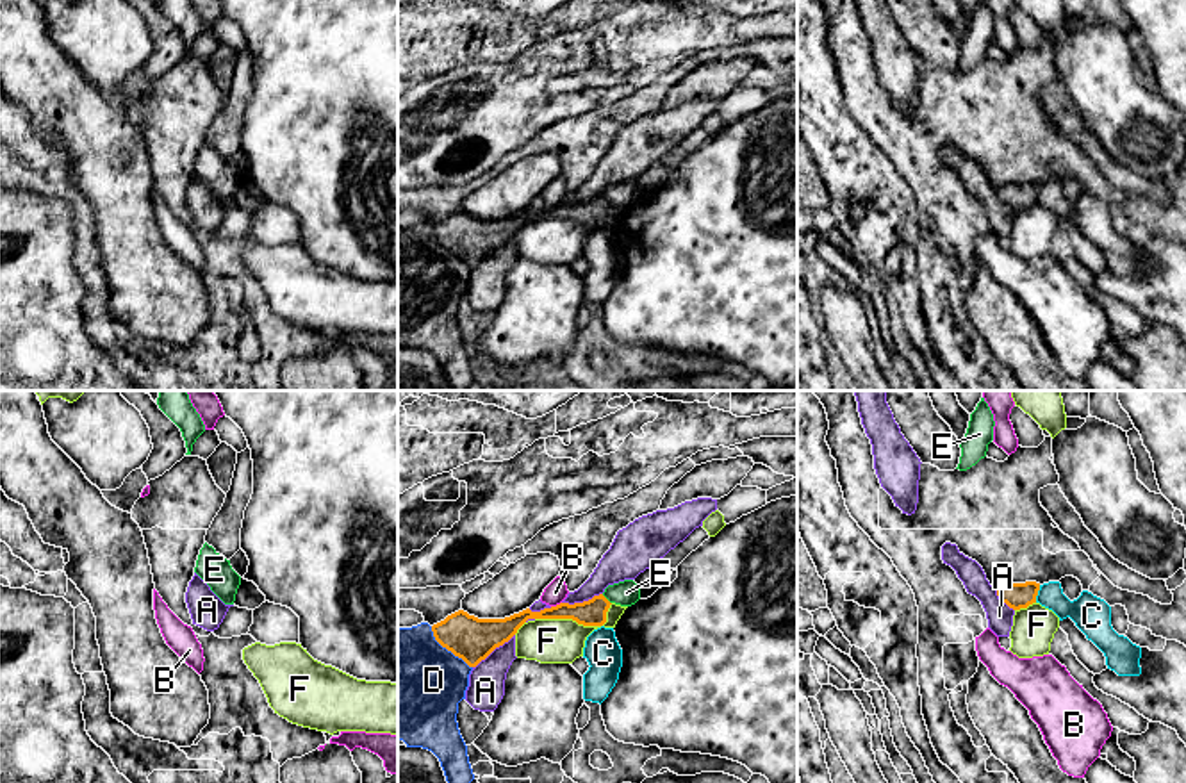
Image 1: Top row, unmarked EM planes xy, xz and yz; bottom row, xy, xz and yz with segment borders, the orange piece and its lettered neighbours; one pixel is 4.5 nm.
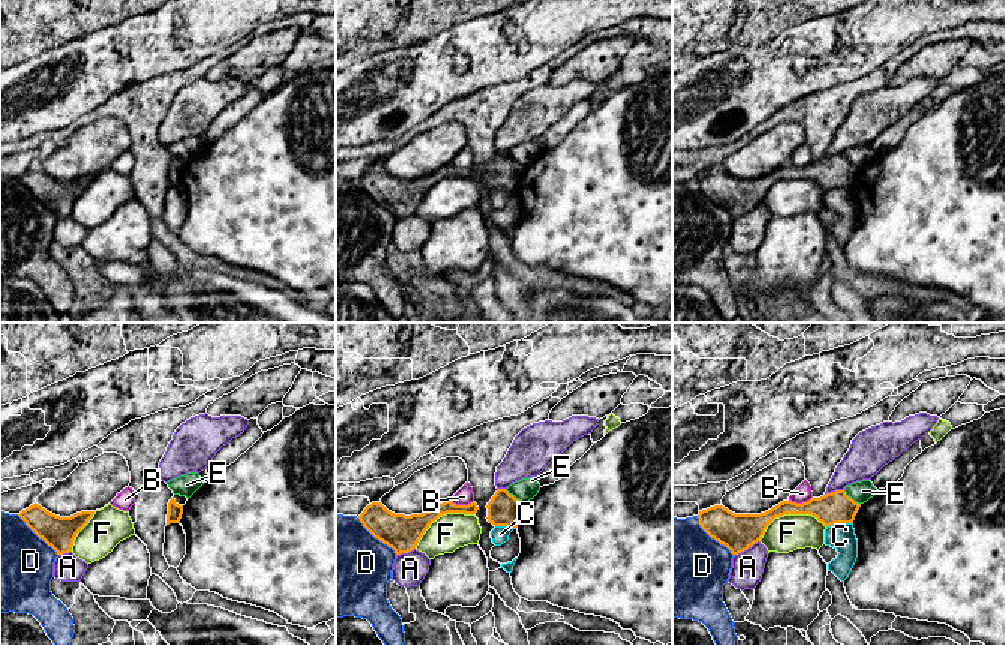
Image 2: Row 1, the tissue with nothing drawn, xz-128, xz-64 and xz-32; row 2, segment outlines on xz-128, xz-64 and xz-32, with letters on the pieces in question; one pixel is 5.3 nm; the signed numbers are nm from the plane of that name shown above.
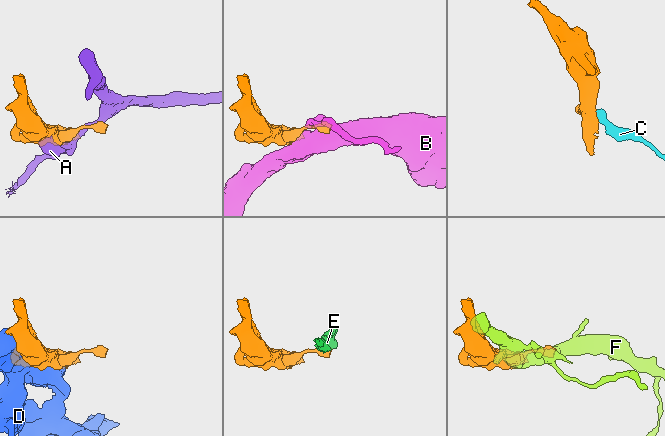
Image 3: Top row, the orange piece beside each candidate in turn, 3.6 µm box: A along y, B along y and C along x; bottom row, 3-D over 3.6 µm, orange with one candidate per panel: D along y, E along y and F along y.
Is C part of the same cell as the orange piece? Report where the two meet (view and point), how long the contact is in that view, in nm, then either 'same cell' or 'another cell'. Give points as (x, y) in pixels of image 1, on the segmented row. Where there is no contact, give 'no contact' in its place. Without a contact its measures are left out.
meets orange in yz at (1037, 594); contact 80 nm long; another cell

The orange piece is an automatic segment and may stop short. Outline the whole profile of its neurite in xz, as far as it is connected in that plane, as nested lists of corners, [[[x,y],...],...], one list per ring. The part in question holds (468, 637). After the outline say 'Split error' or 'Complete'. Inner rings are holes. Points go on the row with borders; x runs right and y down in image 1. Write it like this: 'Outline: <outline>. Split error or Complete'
Outline: [[[599,594],[583,603],[560,603],[540,612],[526,608],[505,619],[478,619],[458,610],[433,624],[432,631],[442,647],[462,658],[469,667],[476,667],[496,647],[508,642],[528,619],[572,619],[583,626],[603,626],[610,605]]]. Complete

